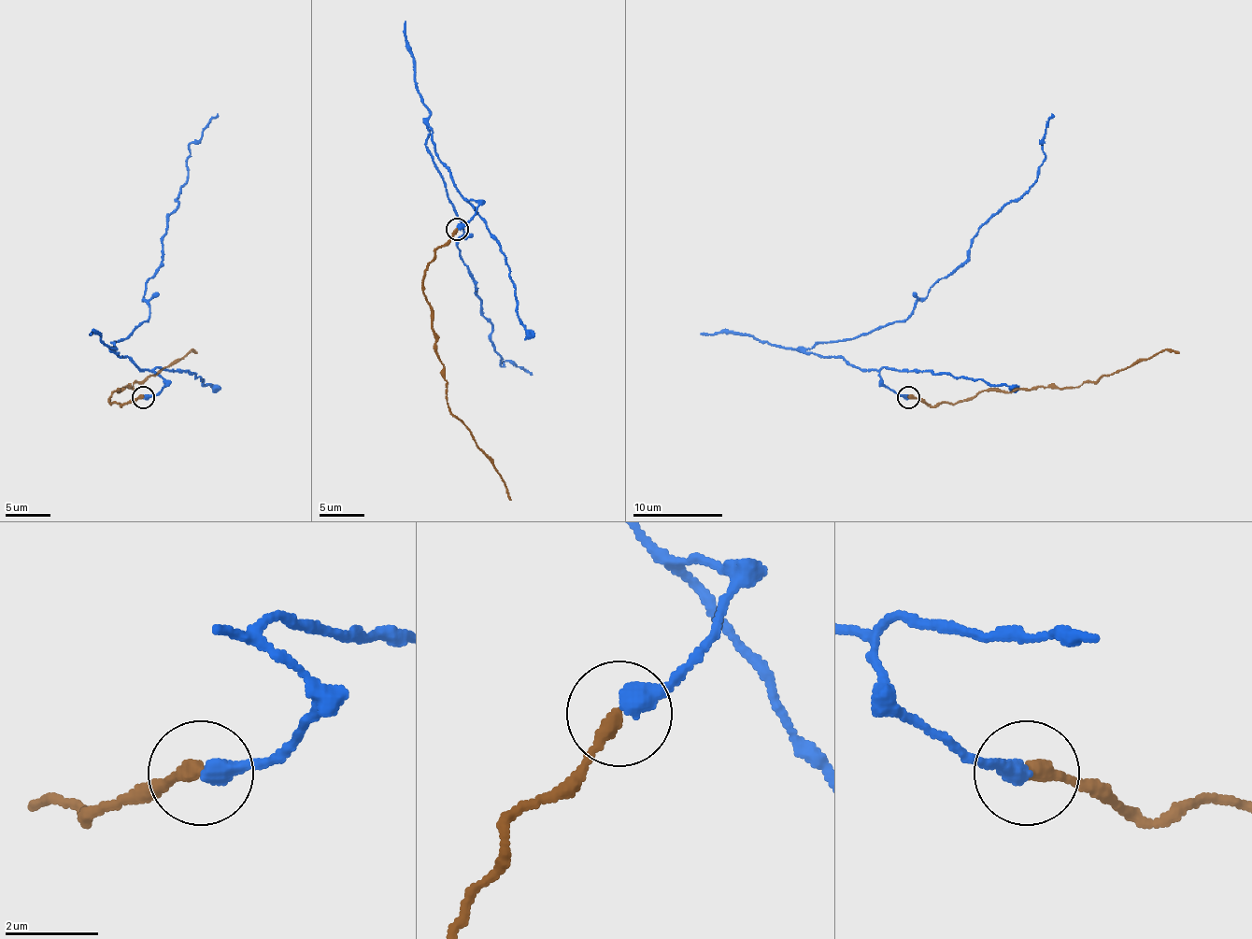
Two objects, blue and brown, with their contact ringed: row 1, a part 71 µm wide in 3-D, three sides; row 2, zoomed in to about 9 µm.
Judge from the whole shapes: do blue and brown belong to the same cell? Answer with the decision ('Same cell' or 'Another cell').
Another cell

